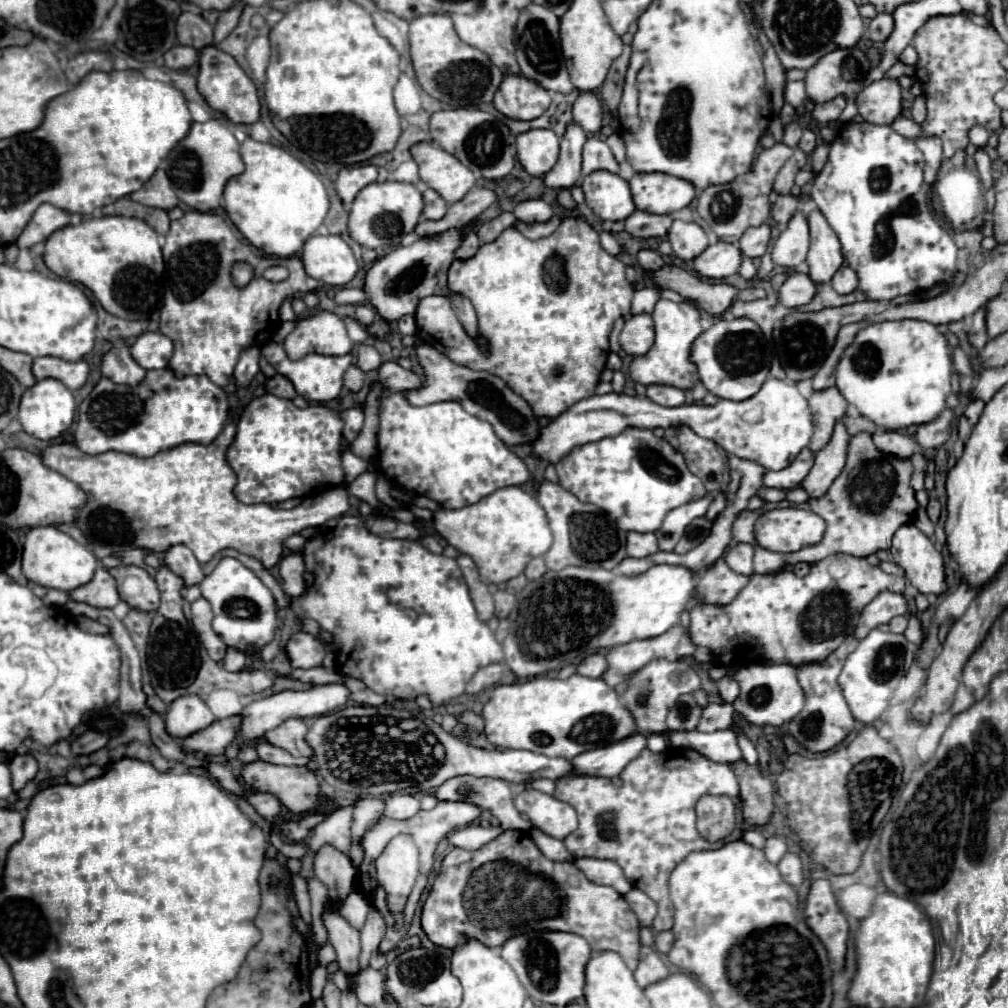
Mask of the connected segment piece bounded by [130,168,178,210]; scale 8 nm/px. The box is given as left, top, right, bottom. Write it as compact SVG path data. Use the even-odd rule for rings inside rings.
M162 168L156 170L156 174L148 180L148 184L142 190L132 192L130 198L138 204L154 206L154 208L162 208L162 210L170 210L178 204L178 198L172 192L170 180Z

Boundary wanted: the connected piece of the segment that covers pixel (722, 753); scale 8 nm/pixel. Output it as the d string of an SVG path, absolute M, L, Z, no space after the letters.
M666 730L662 736L670 742L670 746L692 748L714 762L732 764L742 760L742 752L736 744L736 734L732 730L720 730L720 732L708 732L708 734L698 730L690 730L690 732Z

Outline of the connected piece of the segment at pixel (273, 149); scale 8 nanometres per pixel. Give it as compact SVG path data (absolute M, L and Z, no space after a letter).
M246 138L240 144L240 156L246 164L244 172L236 178L230 178L223 192L223 208L230 220L236 224L236 228L248 238L248 242L256 248L260 248L268 256L292 256L298 250L302 250L304 242L314 234L314 230L324 222L328 214L328 194L322 184L322 180L312 172L314 159L306 152L294 147L294 156L288 154L284 148L268 144L268 142L256 142L252 138Z

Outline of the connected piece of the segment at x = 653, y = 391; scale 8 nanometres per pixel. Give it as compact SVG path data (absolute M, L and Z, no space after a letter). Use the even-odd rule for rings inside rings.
M648 386L646 396L660 406L682 406L684 404L684 390L678 390L672 386Z

